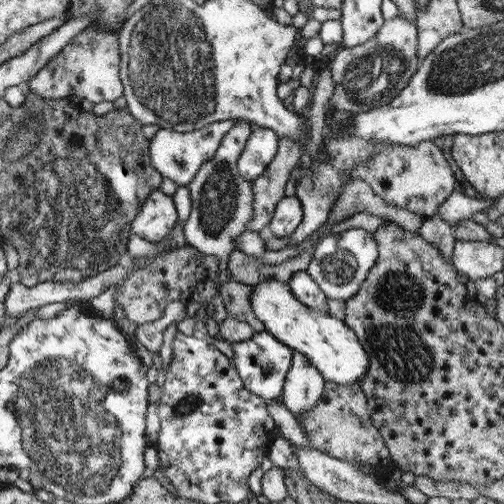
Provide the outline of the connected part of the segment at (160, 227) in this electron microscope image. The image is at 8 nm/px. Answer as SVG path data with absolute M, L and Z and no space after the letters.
M161 189L152 191L144 203L144 210L132 223L132 233L150 242L160 242L173 232L179 220L179 212L173 197Z

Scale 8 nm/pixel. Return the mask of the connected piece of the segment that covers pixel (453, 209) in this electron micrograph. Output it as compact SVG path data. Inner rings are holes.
M456 189L438 207L435 215L440 216L444 222L449 222L454 226L460 219L470 219L475 212L484 212L486 208L490 207L492 203L496 203L496 201L498 201L498 198L470 198L470 196Z

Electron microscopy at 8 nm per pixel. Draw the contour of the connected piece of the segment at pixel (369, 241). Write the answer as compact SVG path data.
M353 227L340 233L329 234L318 242L310 271L314 282L328 298L342 300L344 304L358 293L378 258L379 244L373 234L363 228Z

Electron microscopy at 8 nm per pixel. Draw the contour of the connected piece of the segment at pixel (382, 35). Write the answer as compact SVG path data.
M400 15L384 21L370 40L356 46L339 48L330 64L335 84L330 100L331 110L356 114L390 104L418 69L421 60L417 56L417 48L418 25Z

